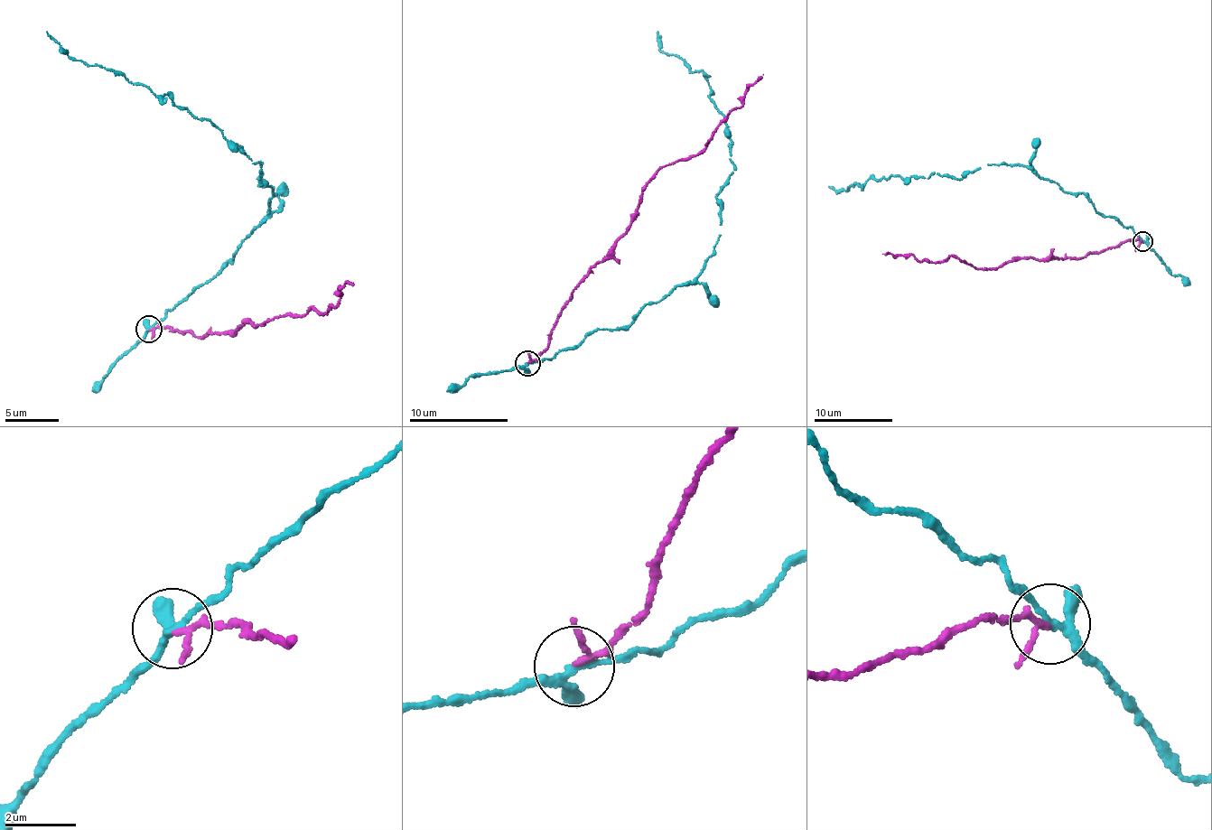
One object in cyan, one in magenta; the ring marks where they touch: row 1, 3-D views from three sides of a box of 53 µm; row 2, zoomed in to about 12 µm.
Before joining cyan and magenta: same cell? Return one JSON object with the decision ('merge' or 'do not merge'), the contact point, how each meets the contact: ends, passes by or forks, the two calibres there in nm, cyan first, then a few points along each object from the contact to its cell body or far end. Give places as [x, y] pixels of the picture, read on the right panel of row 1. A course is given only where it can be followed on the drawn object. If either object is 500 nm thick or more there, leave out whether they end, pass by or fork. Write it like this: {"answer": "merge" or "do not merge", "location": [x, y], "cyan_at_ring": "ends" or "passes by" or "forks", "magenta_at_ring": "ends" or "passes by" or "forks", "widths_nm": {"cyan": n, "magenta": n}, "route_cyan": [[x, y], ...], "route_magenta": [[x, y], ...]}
{"answer": "do not merge", "location": [1142, 241], "cyan_at_ring": "forks", "magenta_at_ring": "passes by", "widths_nm": {"cyan": 180, "magenta": 120}, "route_cyan": [[1143, 241], [1030, 168], [988, 164], [958, 179], [890, 175], [847, 191], [829, 185]], "route_magenta": [[1143, 241], [1127, 239], [1083, 257], [1018, 256], [989, 268], [950, 256], [920, 261], [882, 255]]}

